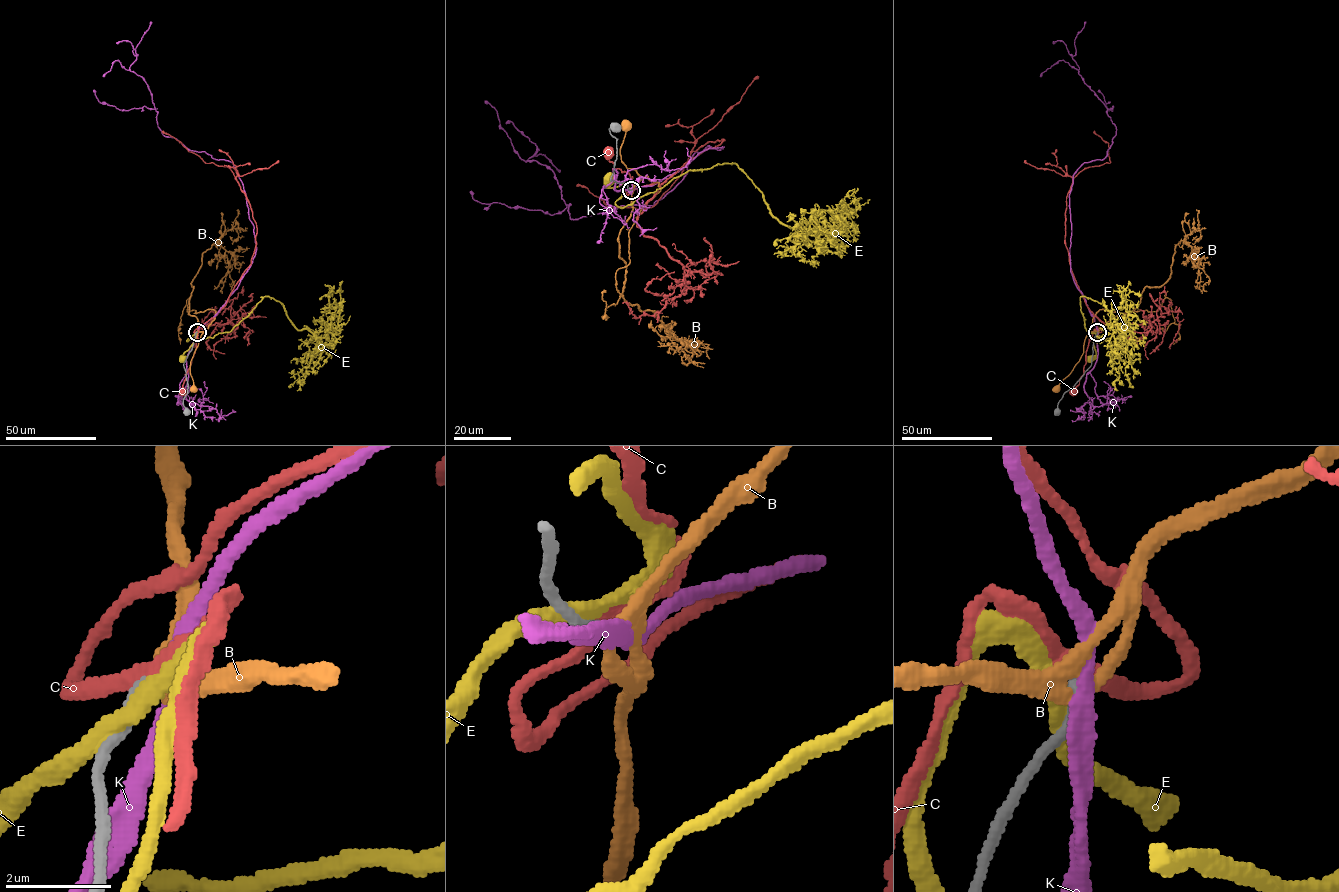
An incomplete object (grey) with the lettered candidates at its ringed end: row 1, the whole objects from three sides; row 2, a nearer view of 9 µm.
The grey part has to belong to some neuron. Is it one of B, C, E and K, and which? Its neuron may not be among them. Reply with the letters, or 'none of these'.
K

